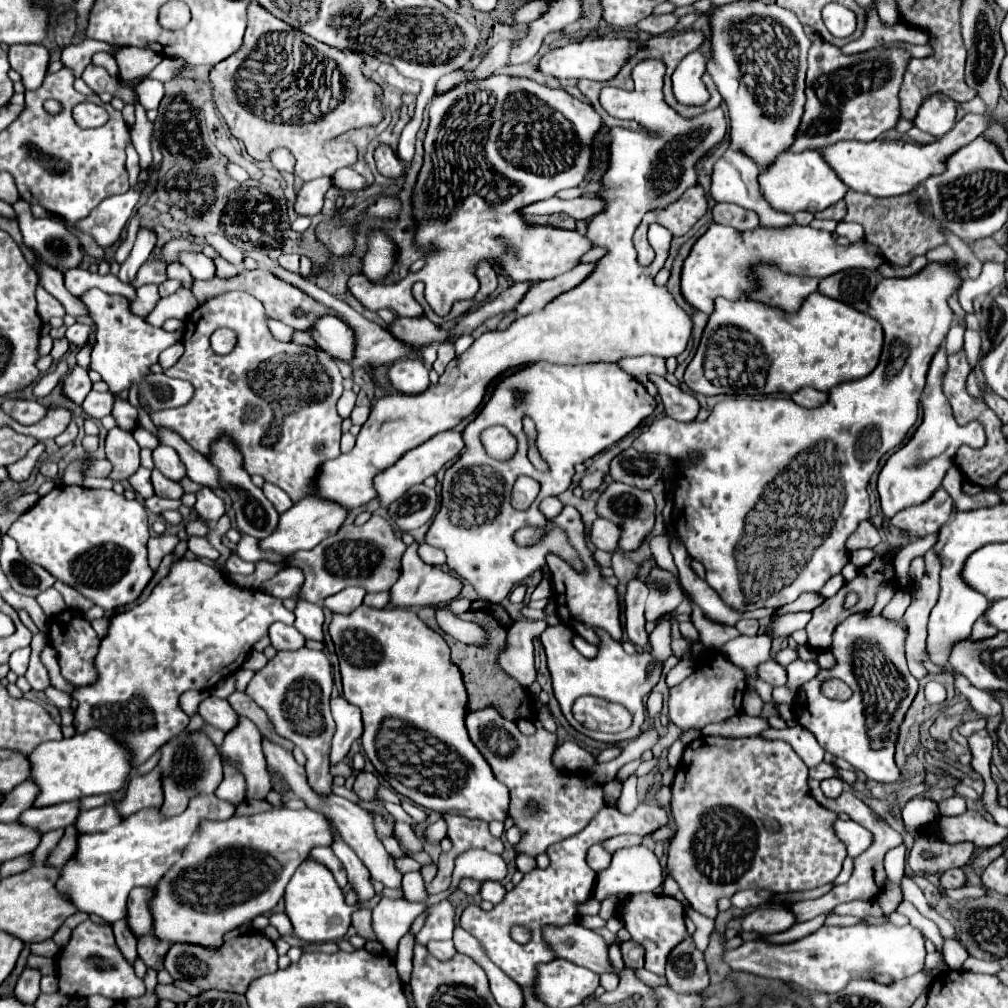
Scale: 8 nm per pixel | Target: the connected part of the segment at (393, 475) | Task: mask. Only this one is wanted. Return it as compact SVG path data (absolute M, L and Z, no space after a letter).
M446 430L446 432L438 434L438 436L432 436L426 444L422 444L422 446L406 452L406 454L404 454L402 458L398 458L390 468L378 472L378 476L374 476L374 490L378 492L380 508L388 510L388 506L390 506L394 500L398 500L400 496L404 496L404 492L406 492L408 488L412 488L412 486L418 484L418 482L424 482L428 476L436 474L446 462L454 460L454 458L462 452L462 448L464 448L462 436L460 436L458 432L454 432L454 430Z

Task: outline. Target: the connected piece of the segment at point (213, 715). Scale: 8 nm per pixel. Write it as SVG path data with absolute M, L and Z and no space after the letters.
M216 696L204 698L198 706L198 712L206 724L210 724L222 732L230 732L232 728L238 726L238 720L240 720L240 716L234 712L234 708L228 704L228 700L222 700Z

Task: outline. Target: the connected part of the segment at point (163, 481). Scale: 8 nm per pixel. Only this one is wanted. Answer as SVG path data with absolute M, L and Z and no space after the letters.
M156 468L152 470L152 484L154 484L156 496L160 496L160 498L176 498L176 500L180 500L182 494L184 494L180 482L166 478L166 476L164 476L162 472L158 472Z

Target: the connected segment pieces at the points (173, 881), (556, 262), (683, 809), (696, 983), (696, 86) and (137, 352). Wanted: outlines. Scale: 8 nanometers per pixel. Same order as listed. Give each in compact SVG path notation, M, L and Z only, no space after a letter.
M280 806L252 816L232 816L224 822L202 822L182 858L156 886L156 898L150 902L154 914L154 934L162 940L220 946L224 932L254 920L260 914L272 912L296 868L310 856L310 850L330 844L334 844L330 822L310 808L290 810Z
M488 76L460 84L434 98L430 102L430 124L424 136L424 164L412 190L412 216L416 222L414 242L424 252L426 264L416 274L408 274L402 282L392 285L373 283L366 276L356 274L348 280L352 296L372 312L390 308L398 316L406 316L406 298L412 298L412 284L416 280L434 280L434 310L446 310L448 314L454 302L476 296L480 284L474 276L474 268L484 260L496 262L514 282L550 280L574 268L592 244L576 230L528 224L520 210L528 204L552 198L558 190L574 188L584 180L590 164L592 136L600 126L602 118L590 104L576 100L564 90L552 90L526 78Z
M702 736L694 742L690 742L684 750L682 762L676 770L676 778L672 782L672 802L670 812L672 820L676 824L676 832L668 844L668 868L678 882L682 894L686 896L688 904L698 910L704 916L716 918L716 902L724 896L732 896L740 890L768 890L772 894L786 894L786 892L802 892L818 888L826 882L834 882L836 876L842 870L842 862L846 858L846 846L840 842L840 838L834 832L834 820L838 818L828 808L822 808L810 794L808 788L808 766L802 762L802 758L792 750L792 746L784 740L766 740L762 736L750 736L750 738L724 738L724 736Z
M692 938L678 944L666 966L666 980L678 994L700 994L708 986L708 972L702 952L694 946Z
M700 52L688 54L678 64L678 68L672 74L672 90L674 90L674 96L676 96L678 102L682 102L682 104L704 104L708 100L708 90L706 90L706 86L702 82L704 72L706 72L706 58Z
M92 288L90 292L80 296L82 304L86 304L86 310L90 310L90 318L96 324L96 344L92 350L92 362L90 370L96 370L102 380L108 384L108 388L122 388L130 390L132 386L138 388L138 396L144 398L146 406L156 412L160 408L176 408L186 404L194 388L186 380L172 380L162 374L154 374L150 370L152 364L158 362L158 356L170 348L172 344L180 342L182 328L174 332L166 332L160 328L150 326L144 318L136 316L130 310L130 300L120 294L106 294L98 288Z

